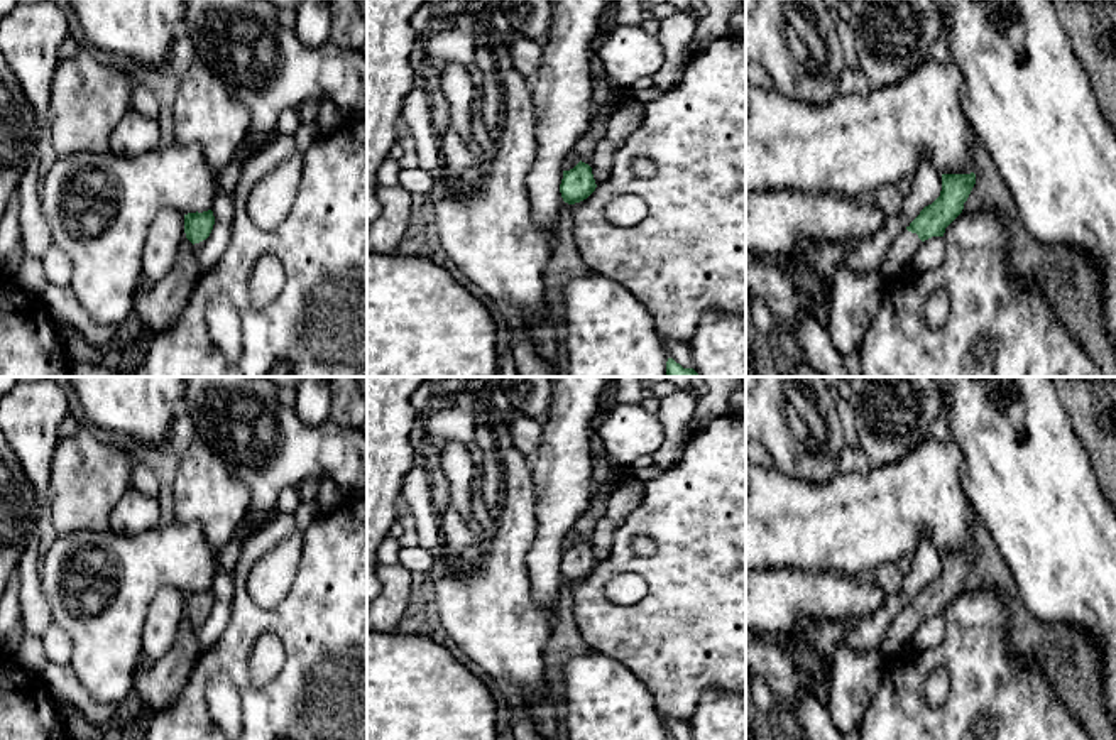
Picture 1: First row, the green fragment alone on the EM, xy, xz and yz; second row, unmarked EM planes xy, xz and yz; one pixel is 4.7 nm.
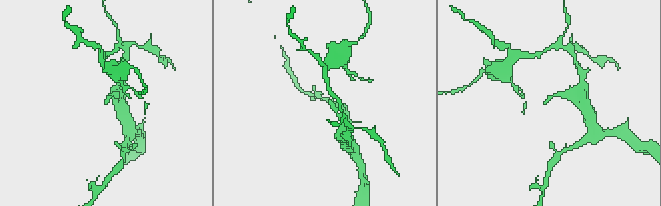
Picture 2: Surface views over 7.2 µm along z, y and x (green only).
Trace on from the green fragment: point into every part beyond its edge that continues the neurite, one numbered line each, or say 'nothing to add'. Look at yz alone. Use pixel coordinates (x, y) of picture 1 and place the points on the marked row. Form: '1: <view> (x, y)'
1: yz (898, 255)

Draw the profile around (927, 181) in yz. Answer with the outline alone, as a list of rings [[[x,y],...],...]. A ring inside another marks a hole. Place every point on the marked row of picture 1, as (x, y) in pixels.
[[[922,155],[918,167],[913,172],[915,193],[905,198],[905,226],[920,215],[920,211],[932,204],[942,191],[942,174],[933,167],[927,155]]]

